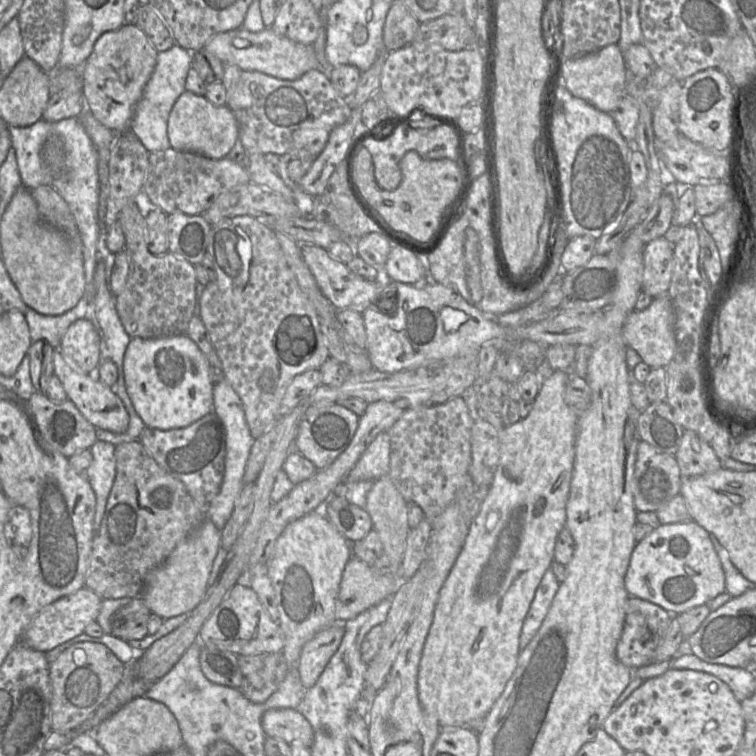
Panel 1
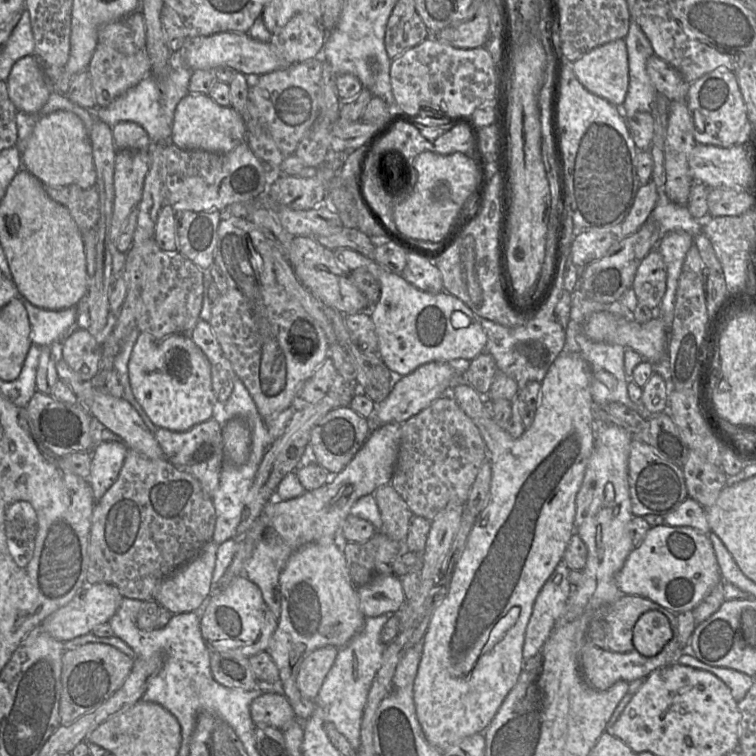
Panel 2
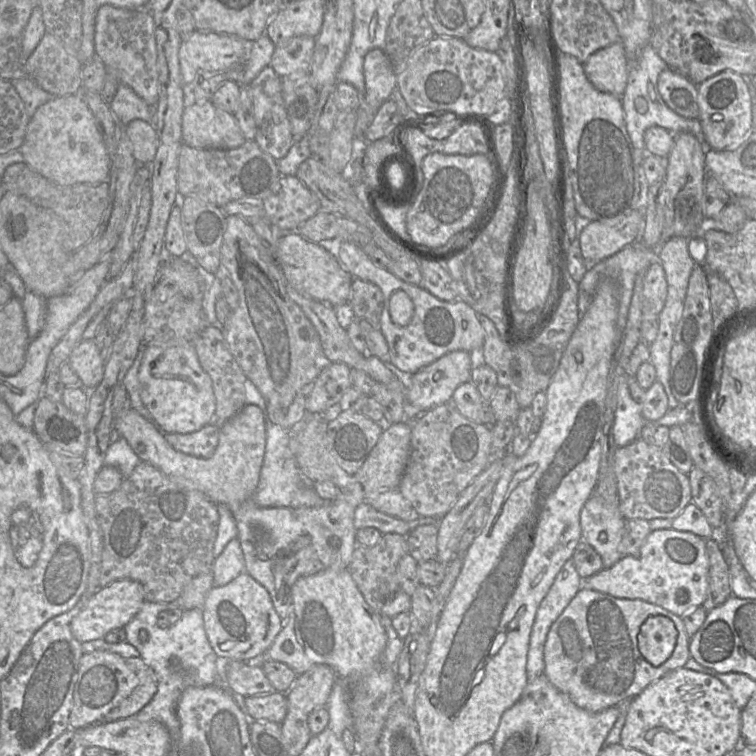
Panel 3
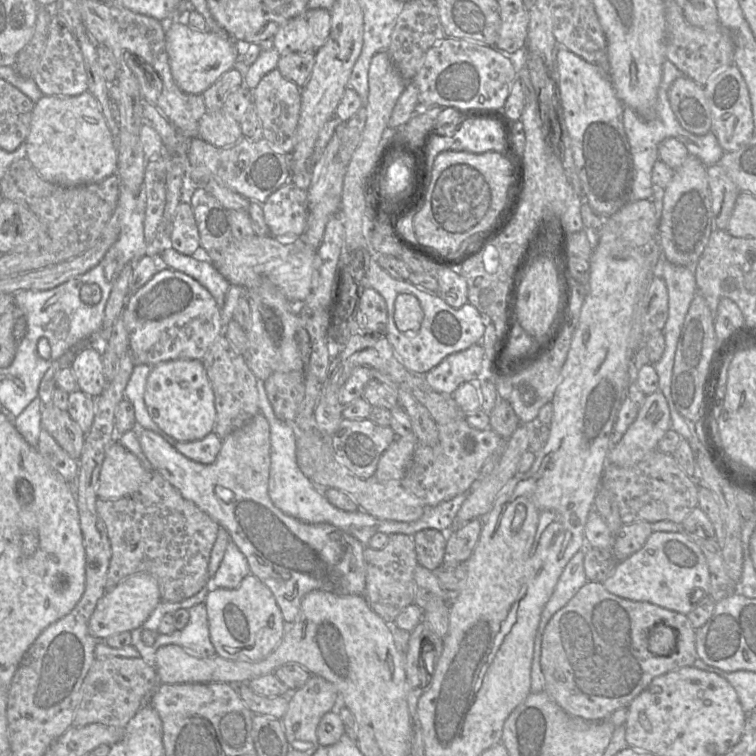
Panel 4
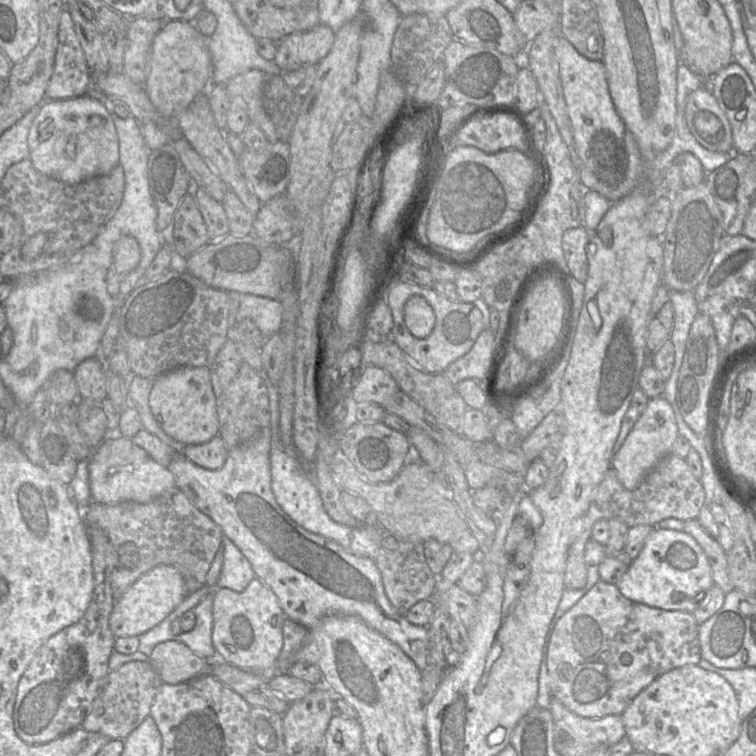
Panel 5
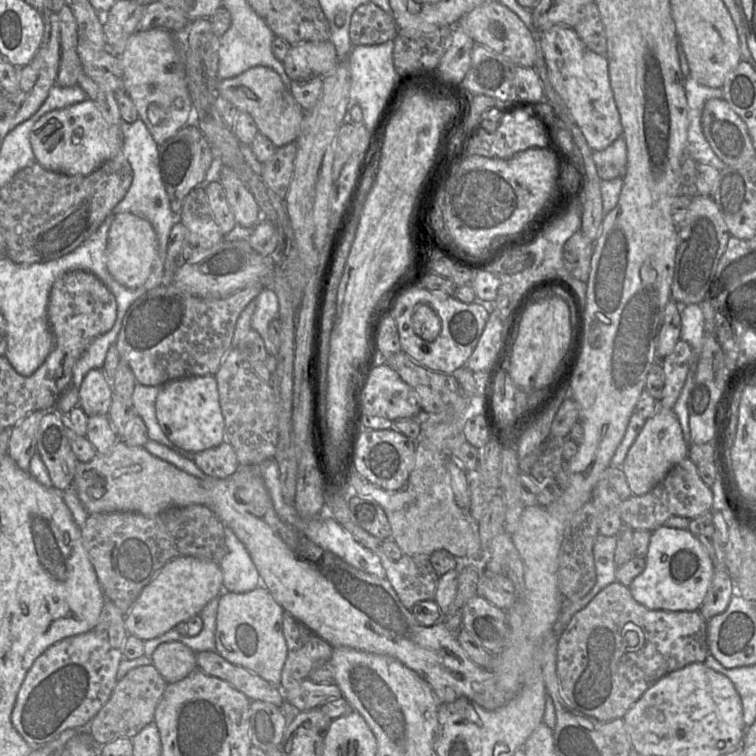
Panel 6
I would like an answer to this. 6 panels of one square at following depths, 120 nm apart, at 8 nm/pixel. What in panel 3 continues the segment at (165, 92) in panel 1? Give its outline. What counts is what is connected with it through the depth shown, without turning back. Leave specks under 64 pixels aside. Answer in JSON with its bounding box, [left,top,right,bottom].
[109,84,154,125]

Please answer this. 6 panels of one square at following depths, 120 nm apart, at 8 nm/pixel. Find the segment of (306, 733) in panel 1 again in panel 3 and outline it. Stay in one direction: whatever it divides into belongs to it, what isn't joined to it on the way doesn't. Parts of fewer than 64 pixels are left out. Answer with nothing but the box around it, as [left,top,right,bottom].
[245,691,287,725]

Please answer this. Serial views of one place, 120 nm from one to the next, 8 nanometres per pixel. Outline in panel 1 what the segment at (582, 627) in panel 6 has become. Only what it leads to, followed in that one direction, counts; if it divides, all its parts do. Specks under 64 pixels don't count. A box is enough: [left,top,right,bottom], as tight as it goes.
[616,597,671,669]

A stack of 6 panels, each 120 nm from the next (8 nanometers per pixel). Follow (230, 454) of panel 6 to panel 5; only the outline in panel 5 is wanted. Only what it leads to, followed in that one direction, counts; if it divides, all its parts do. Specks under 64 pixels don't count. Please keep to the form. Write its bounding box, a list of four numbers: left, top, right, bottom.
[183,435,229,470]

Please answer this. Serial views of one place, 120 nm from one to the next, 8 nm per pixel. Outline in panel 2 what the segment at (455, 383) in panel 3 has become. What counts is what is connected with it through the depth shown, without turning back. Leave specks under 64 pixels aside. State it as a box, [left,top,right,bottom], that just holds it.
[366,362,455,432]

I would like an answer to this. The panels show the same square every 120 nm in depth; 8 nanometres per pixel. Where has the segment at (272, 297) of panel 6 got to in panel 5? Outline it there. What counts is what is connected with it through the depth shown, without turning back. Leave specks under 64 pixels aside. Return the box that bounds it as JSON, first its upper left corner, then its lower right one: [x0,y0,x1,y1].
[236,293,283,339]

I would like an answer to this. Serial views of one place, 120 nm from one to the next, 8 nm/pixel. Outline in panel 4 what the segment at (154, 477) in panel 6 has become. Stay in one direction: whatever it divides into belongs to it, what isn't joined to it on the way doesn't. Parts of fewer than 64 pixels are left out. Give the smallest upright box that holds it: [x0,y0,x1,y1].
[97,441,149,500]

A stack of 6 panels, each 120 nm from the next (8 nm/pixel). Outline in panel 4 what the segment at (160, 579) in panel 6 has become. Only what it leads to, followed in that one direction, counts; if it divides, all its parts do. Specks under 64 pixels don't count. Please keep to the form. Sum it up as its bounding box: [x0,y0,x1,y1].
[89,573,161,641]

